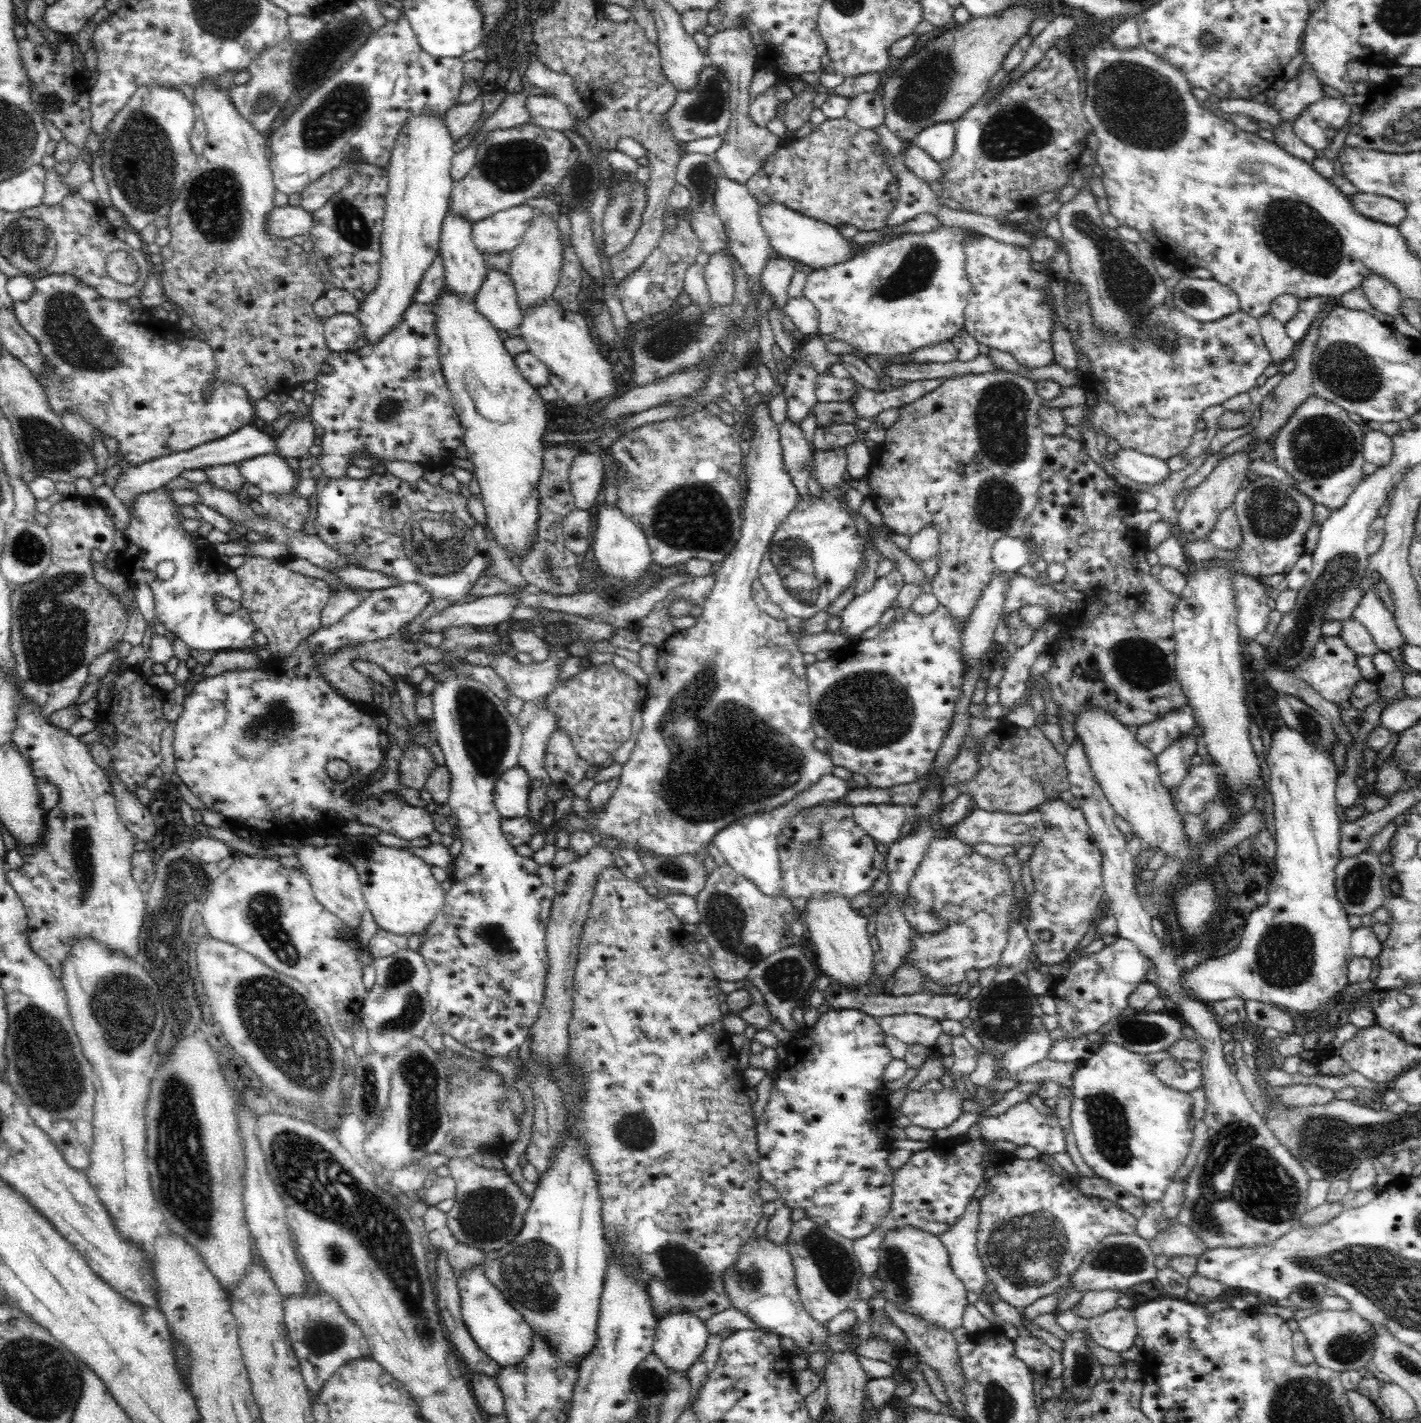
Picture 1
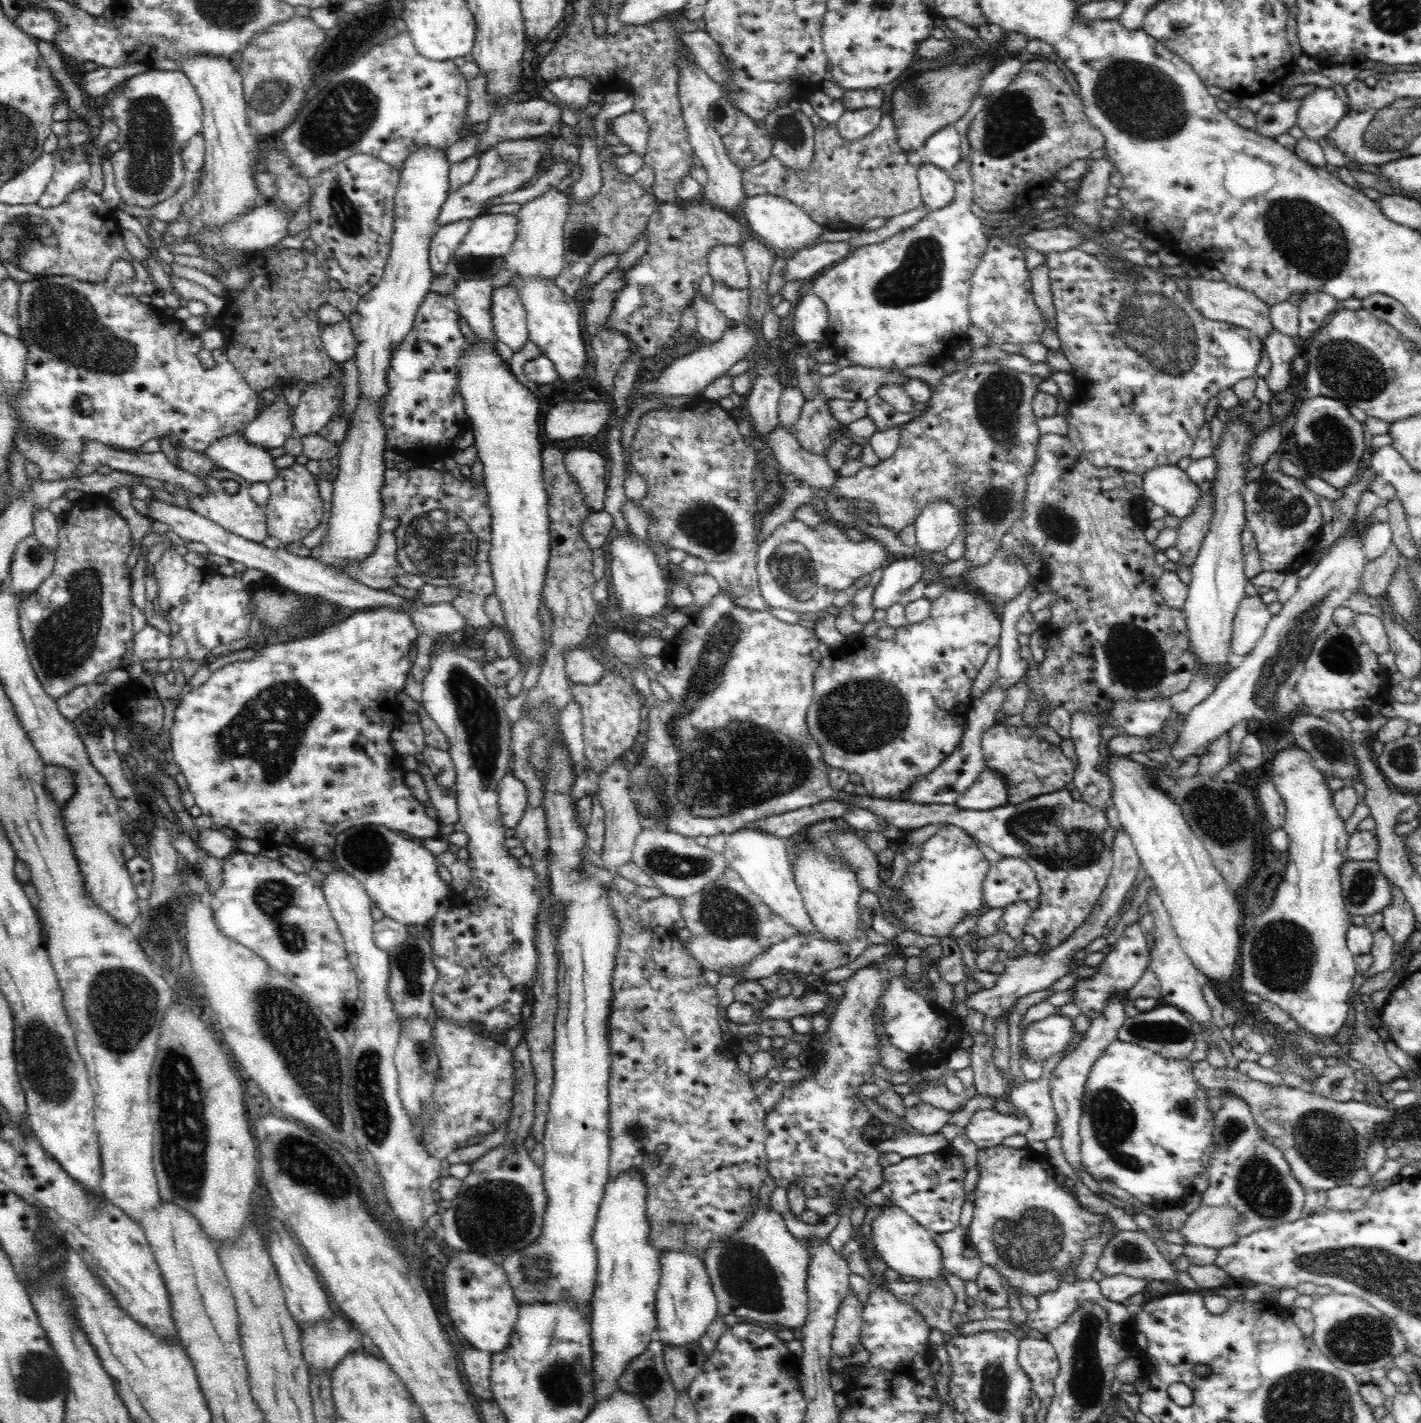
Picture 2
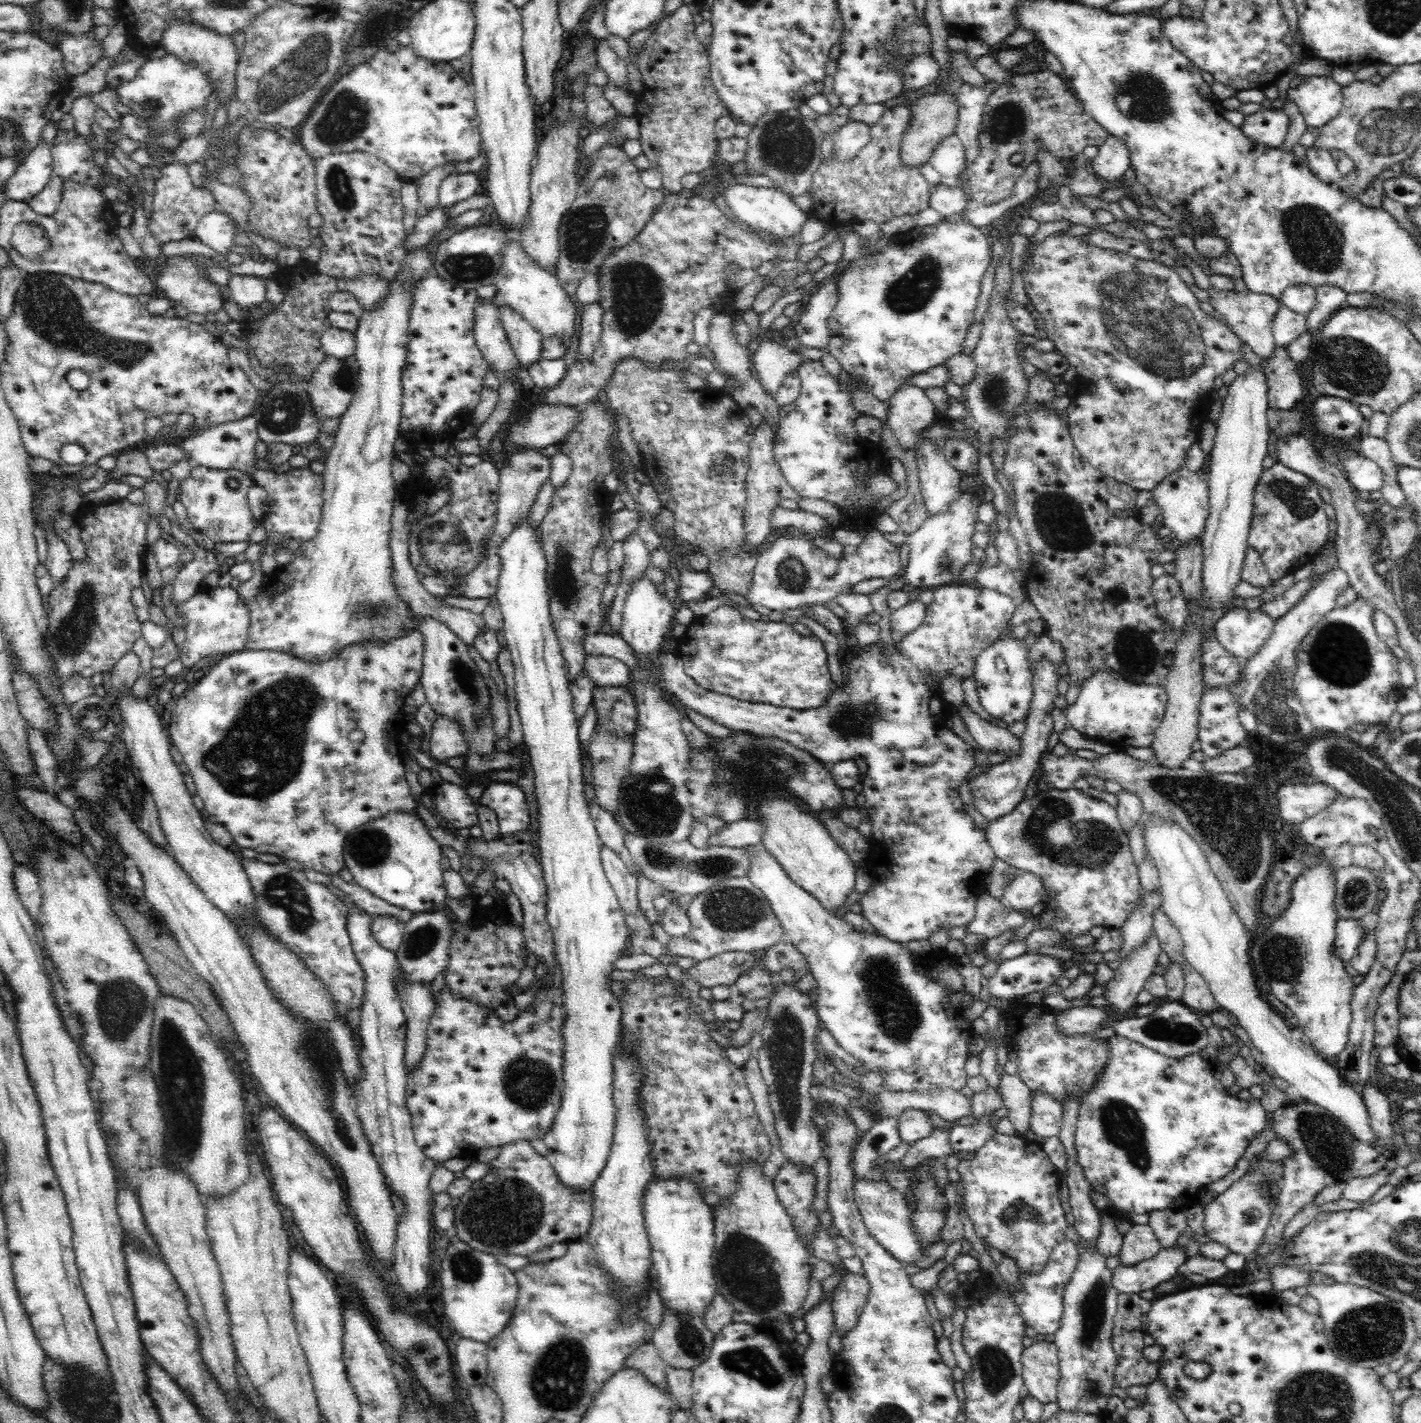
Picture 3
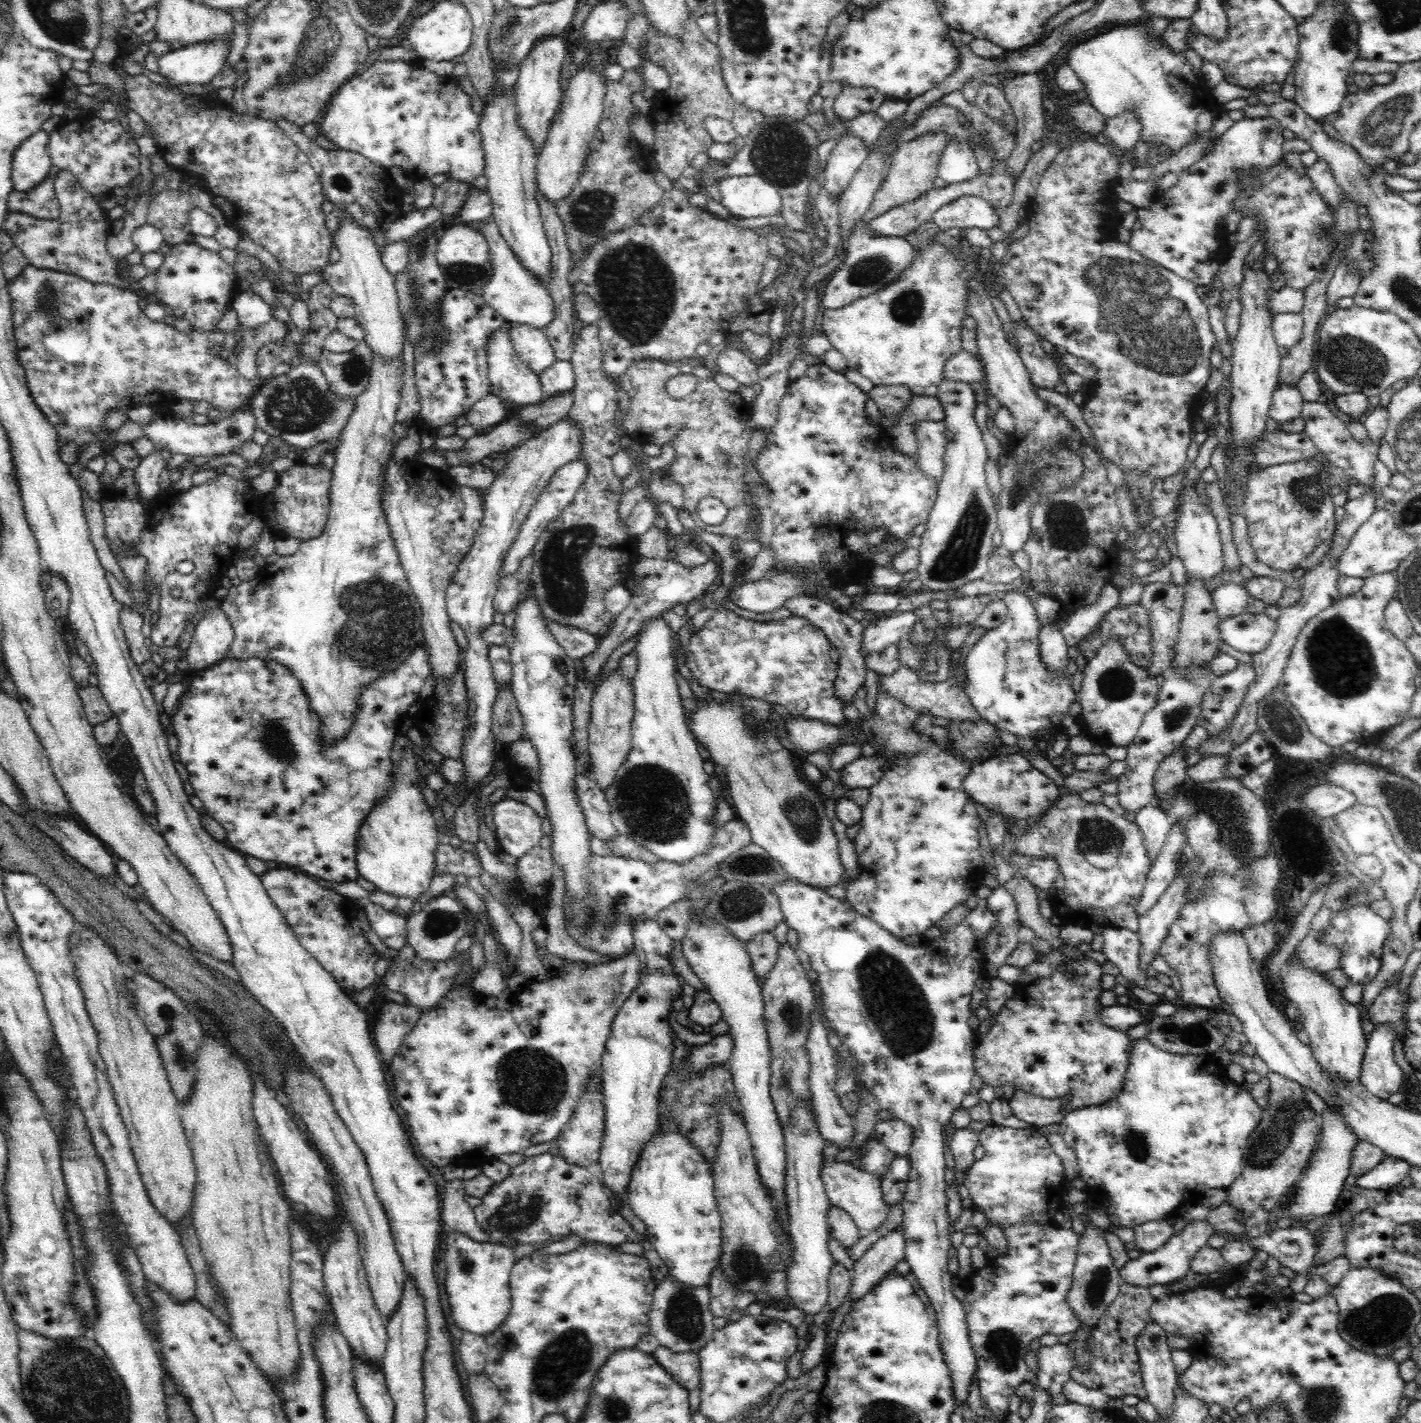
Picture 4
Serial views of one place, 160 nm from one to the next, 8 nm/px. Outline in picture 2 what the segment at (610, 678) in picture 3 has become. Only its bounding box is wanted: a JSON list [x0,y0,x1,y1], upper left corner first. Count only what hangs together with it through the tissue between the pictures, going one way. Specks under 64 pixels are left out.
[564,646,604,684]

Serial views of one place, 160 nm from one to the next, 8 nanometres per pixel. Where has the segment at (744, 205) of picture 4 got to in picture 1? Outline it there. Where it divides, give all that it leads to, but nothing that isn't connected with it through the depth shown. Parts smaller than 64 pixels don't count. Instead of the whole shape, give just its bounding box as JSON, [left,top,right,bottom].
[759,204,871,271]

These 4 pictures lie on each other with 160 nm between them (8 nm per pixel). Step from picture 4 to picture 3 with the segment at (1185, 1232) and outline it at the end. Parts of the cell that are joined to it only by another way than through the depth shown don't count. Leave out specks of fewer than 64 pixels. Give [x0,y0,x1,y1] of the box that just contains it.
[1111,1245,1186,1294]

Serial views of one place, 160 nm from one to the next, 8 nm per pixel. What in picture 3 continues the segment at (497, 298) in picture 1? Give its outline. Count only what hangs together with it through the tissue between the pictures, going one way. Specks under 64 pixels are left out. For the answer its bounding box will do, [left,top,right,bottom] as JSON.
[498,304,542,366]

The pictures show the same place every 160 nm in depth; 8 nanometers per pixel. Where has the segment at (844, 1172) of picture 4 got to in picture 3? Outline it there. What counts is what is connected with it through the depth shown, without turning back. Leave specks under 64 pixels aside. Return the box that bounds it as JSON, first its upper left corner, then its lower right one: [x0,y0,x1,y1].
[853,1176,925,1263]

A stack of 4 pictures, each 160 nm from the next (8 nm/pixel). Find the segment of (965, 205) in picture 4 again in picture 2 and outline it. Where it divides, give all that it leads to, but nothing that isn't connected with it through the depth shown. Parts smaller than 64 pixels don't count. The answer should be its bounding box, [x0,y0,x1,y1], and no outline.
[917,162,955,211]

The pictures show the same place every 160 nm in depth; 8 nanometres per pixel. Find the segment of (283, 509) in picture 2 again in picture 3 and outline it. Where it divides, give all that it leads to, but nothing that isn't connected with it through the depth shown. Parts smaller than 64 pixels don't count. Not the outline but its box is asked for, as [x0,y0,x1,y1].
[252,467,323,545]

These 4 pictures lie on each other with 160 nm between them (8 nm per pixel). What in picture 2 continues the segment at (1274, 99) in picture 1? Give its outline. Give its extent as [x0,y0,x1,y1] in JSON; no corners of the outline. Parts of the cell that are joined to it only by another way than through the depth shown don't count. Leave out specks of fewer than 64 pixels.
[1255,98,1302,139]

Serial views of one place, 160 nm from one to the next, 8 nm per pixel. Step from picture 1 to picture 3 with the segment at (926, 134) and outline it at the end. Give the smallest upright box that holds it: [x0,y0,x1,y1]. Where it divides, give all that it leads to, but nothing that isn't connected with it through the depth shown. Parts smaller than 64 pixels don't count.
[928,133,965,183]

